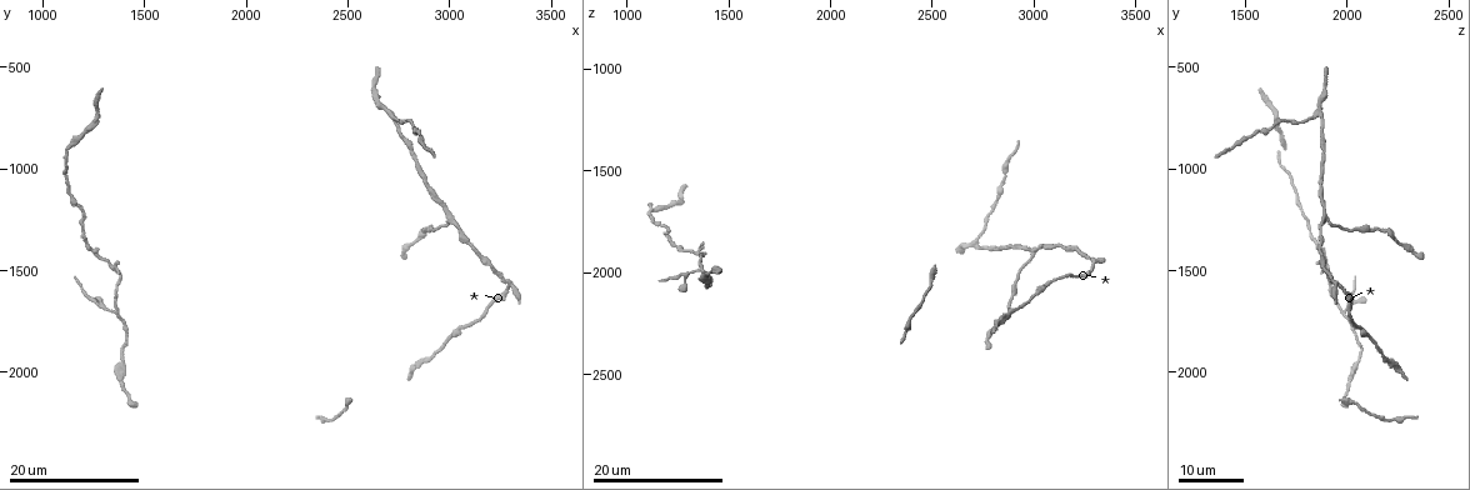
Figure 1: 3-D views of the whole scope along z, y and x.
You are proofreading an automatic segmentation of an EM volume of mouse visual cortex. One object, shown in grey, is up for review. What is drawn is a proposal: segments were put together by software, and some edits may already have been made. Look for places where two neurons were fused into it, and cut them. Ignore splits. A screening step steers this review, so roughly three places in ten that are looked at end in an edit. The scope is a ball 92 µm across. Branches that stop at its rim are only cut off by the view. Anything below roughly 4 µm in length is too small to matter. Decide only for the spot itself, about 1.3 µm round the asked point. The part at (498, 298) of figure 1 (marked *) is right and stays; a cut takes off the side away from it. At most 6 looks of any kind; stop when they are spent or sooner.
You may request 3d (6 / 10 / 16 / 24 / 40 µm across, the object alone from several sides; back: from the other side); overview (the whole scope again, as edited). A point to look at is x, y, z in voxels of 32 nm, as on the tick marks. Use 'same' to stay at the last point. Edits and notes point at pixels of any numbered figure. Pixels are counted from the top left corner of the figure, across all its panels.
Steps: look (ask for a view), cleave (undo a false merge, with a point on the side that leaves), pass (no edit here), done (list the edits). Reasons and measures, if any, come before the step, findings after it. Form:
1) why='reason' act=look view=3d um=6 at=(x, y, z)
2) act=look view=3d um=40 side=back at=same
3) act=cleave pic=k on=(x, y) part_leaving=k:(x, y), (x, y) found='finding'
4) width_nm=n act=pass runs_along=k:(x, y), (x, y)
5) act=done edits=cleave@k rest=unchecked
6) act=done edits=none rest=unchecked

why='three arms meet' act=look view=3d um=16 at=(3000, 1250, 1900)

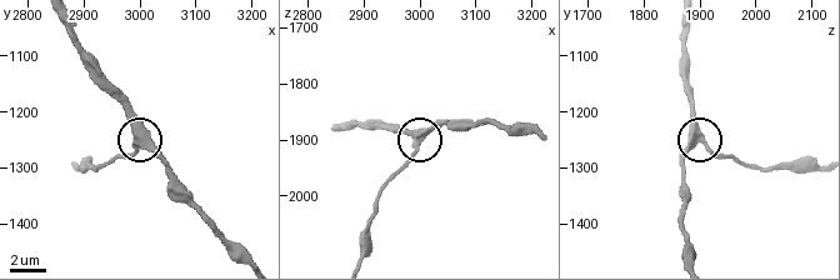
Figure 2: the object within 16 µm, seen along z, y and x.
act=look view=3d um=10 at=(2995, 1250, 1905)

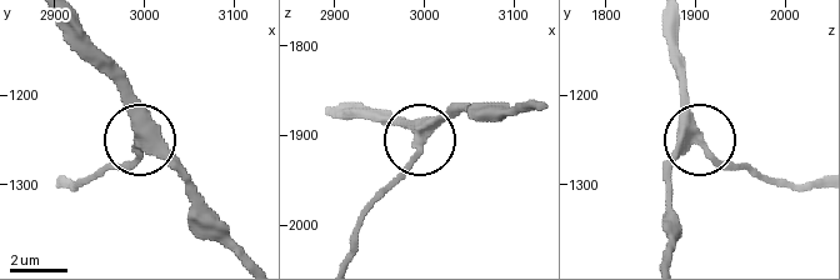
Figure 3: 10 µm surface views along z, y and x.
act=pass runs_along=3:(668, 256), (668, 178), (690, 149), (704, 144), (751, 175) found='one neuron here'

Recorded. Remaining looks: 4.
why='three-way junction' act=look view=3d um=24 at=(1350, 1700, 1980)

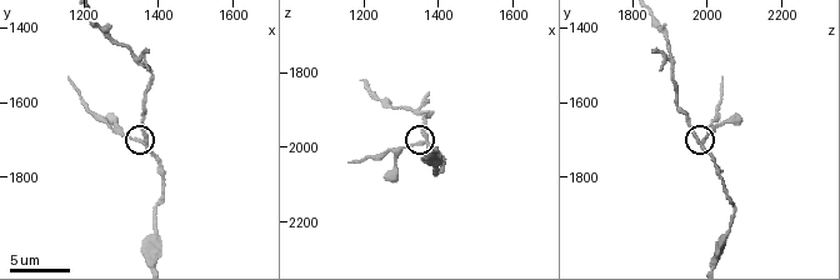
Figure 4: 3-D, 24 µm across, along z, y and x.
act=look view=3d um=10 at=(1350, 1700, 1990)

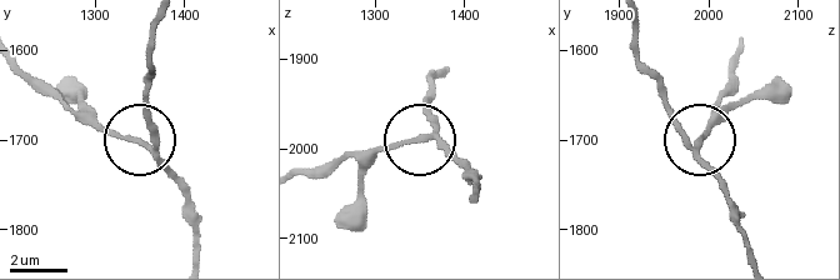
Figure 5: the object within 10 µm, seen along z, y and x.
arms=3 act=cleave pic=5 on=(146, 113) part_leaving=5:(155, 144), (149, 118), (151, 25) found='two neurons meet here'

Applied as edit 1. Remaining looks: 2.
act=done edits=cleave@5 rest=unchecked

